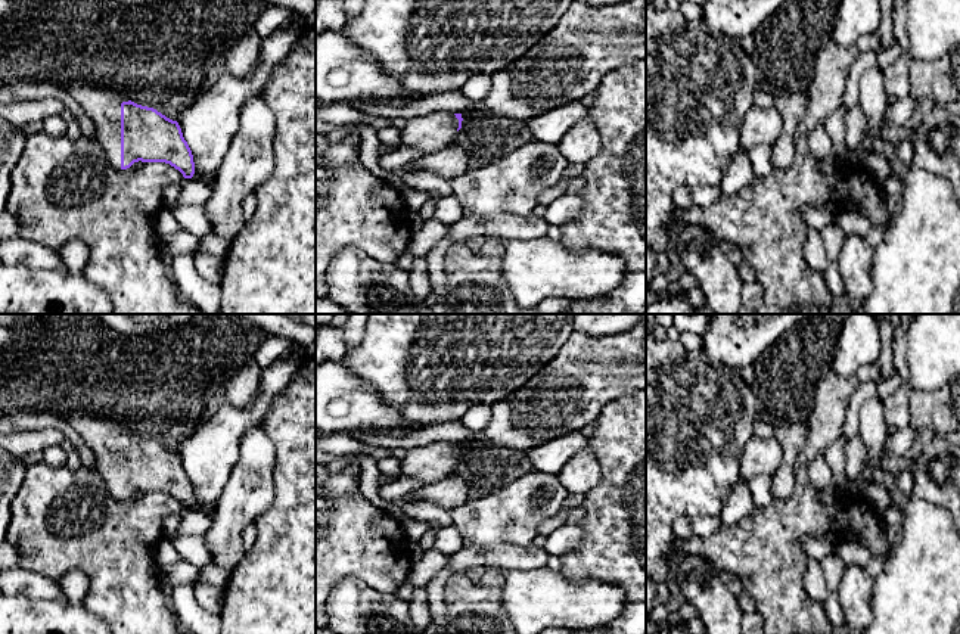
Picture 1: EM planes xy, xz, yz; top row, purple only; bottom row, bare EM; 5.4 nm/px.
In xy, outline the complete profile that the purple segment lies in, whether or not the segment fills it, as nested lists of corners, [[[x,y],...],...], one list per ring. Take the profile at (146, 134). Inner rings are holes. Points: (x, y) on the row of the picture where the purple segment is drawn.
[[[81,80],[63,88],[96,124],[97,140],[112,167],[127,170],[139,161],[165,162],[184,178],[193,177],[193,155],[177,121]]]

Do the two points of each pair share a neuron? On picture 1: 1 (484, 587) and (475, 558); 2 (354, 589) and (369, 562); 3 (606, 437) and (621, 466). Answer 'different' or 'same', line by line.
1: different
2: different
3: same

